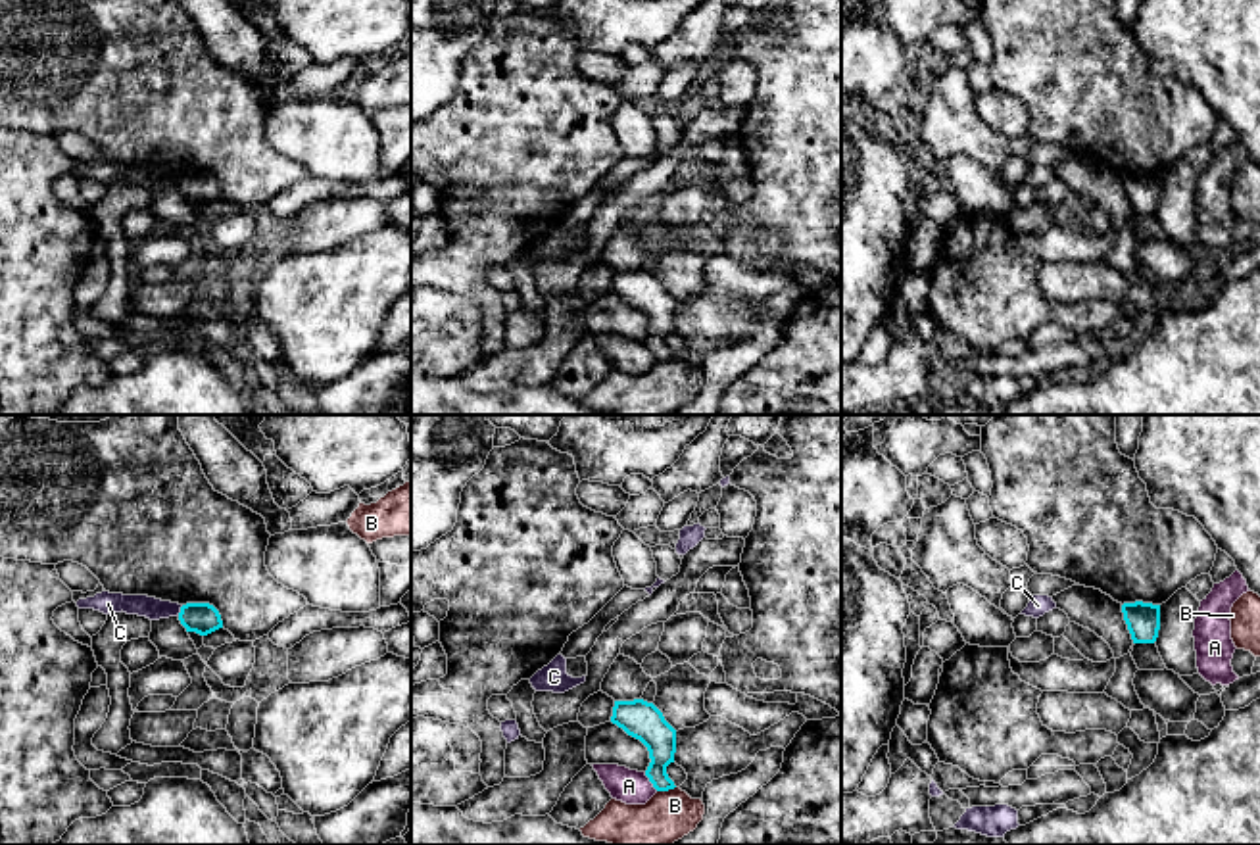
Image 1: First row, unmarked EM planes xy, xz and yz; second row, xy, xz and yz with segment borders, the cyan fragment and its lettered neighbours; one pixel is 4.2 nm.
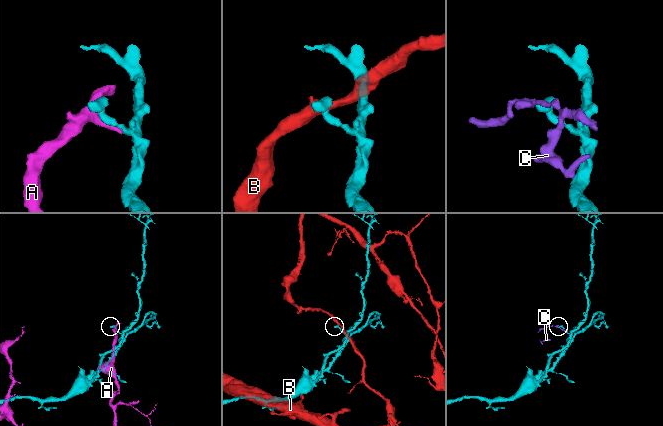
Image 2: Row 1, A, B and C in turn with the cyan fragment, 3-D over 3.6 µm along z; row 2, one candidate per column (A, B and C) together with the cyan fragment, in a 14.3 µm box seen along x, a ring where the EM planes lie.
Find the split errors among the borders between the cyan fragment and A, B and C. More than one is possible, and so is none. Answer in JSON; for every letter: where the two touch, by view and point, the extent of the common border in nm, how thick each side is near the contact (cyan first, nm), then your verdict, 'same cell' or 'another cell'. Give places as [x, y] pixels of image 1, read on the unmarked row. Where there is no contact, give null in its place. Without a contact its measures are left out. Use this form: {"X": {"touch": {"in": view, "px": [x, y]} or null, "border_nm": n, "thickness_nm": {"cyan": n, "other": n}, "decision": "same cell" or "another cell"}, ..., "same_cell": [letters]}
{"A": {"touch": {"in": "xz", "px": [650, 350]}, "border_nm": 100, "thickness_nm": {"cyan": 160, "other": 140}, "decision": "another cell"}, "B": {"touch": {"in": "xz", "px": [665, 360]}, "border_nm": 80, "thickness_nm": {"cyan": 140, "other": 260}, "decision": "another cell"}, "C": {"touch": {"in": "xy", "px": [181, 181]}, "border_nm": 50, "thickness_nm": {"cyan": 130, "other": 90}, "decision": "another cell"}, "same_cell": []}

